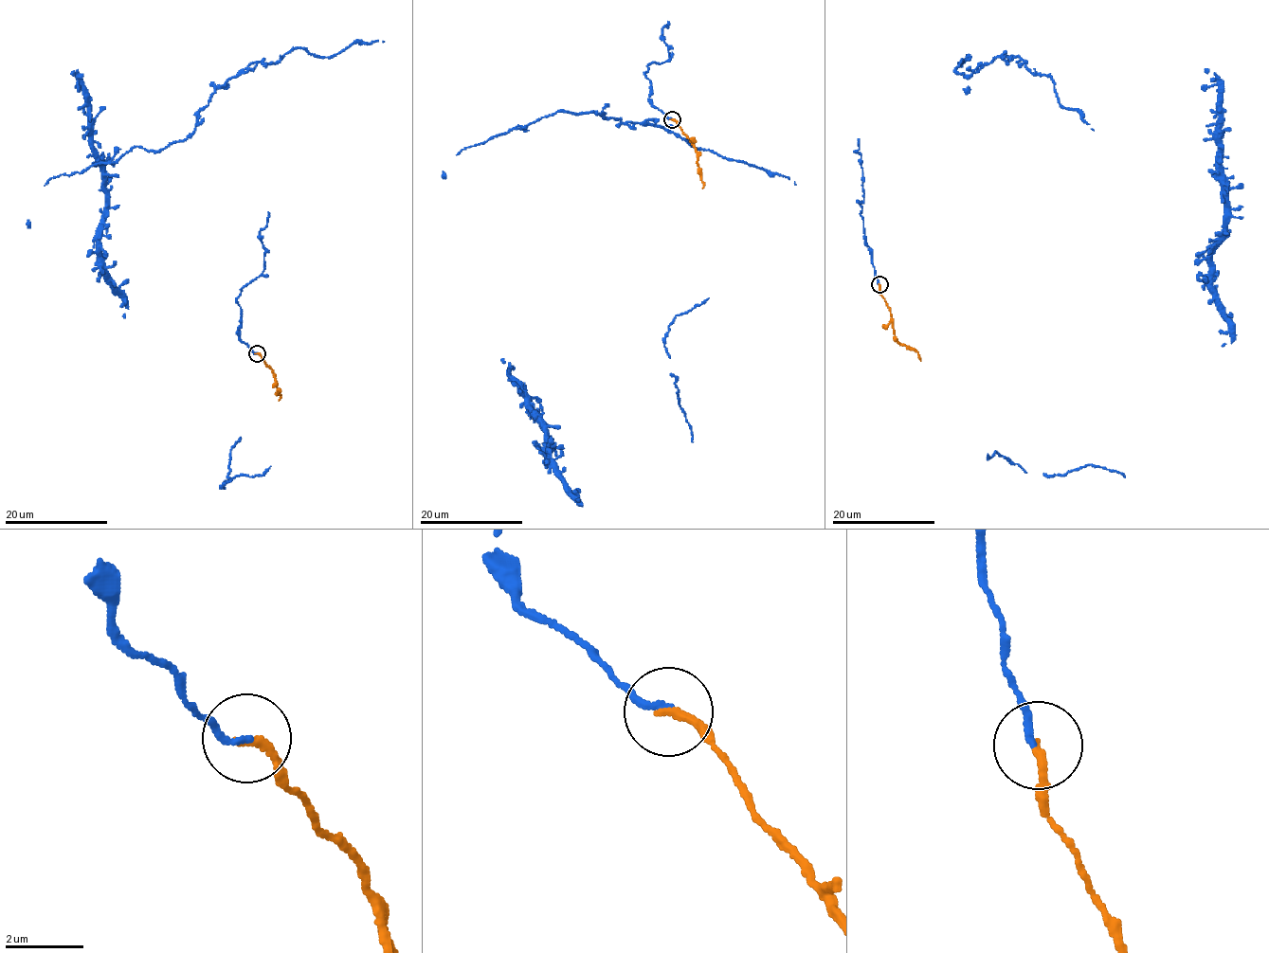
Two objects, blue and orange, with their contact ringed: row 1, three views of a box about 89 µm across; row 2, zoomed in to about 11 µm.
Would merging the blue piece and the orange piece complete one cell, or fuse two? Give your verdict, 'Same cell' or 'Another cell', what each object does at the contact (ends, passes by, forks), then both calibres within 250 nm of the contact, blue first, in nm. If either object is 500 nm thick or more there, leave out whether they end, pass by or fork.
Same cell. At the ring blue ends. At the ring orange ends. Thickness 170 nm (blue) against 200 nm

